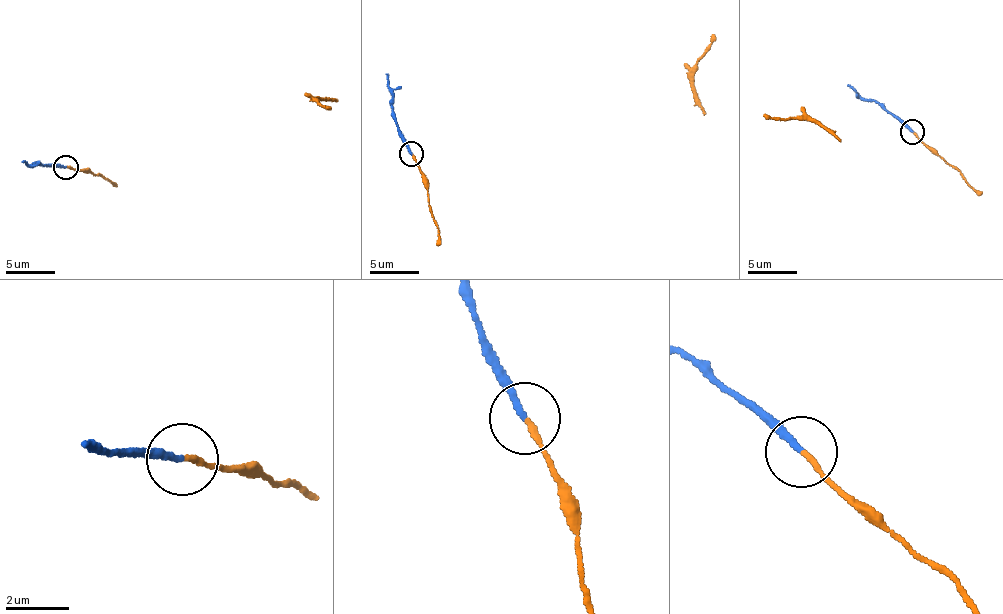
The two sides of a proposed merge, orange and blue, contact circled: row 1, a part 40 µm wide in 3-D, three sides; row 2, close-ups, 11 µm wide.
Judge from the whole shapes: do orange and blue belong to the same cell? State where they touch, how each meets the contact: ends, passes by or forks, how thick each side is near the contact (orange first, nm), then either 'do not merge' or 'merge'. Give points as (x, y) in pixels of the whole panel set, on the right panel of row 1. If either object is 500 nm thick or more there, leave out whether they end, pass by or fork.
at (912, 131); orange ends there; blue ends there; 180 nm thick on the orange side, 200 nm on the other; do not merge

